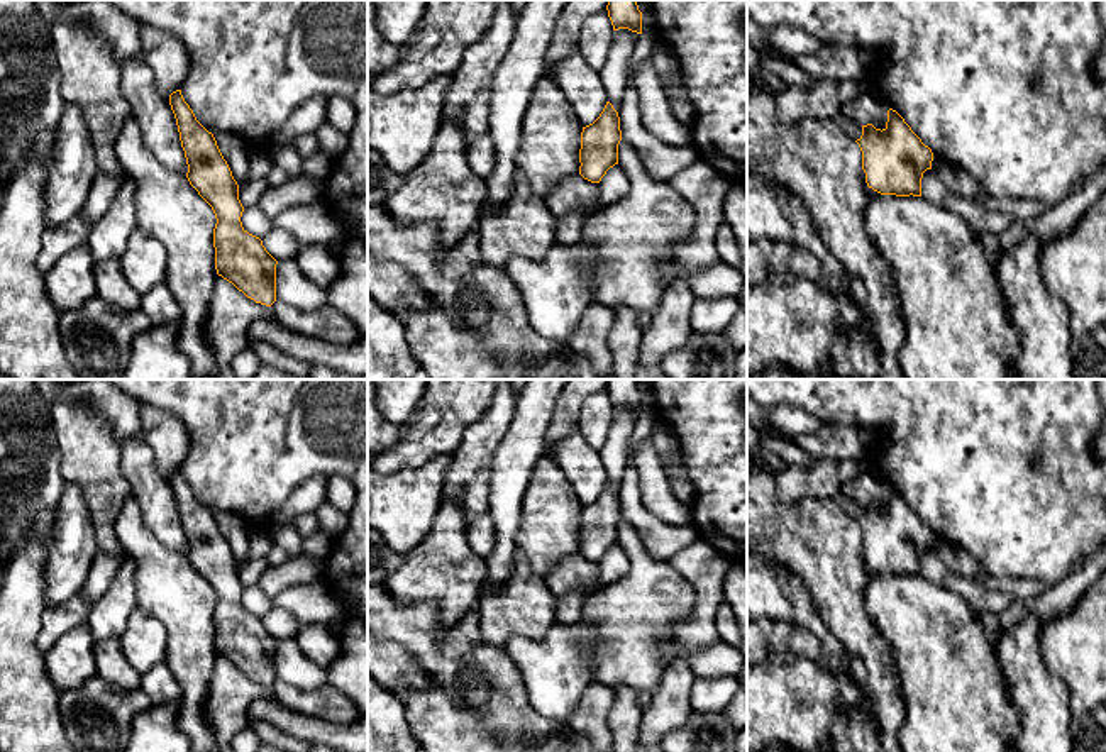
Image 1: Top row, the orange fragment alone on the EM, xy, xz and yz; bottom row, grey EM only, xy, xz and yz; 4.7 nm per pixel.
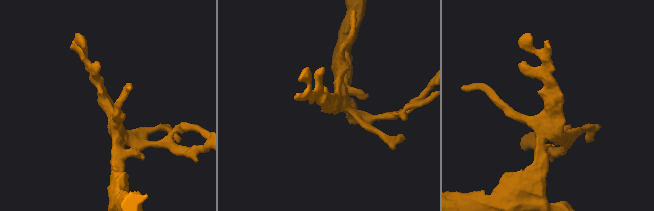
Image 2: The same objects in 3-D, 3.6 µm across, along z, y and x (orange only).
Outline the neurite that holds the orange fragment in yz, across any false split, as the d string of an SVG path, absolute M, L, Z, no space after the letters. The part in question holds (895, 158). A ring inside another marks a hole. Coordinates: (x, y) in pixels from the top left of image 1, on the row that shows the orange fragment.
M893 108L886 127L862 125L855 141L869 188L881 195L921 196L921 178L932 169L933 152Z

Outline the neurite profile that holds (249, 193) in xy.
M257 178L252 181L244 183L239 188L239 200L244 208L254 207L259 203L263 193L269 188L269 183L266 178Z

